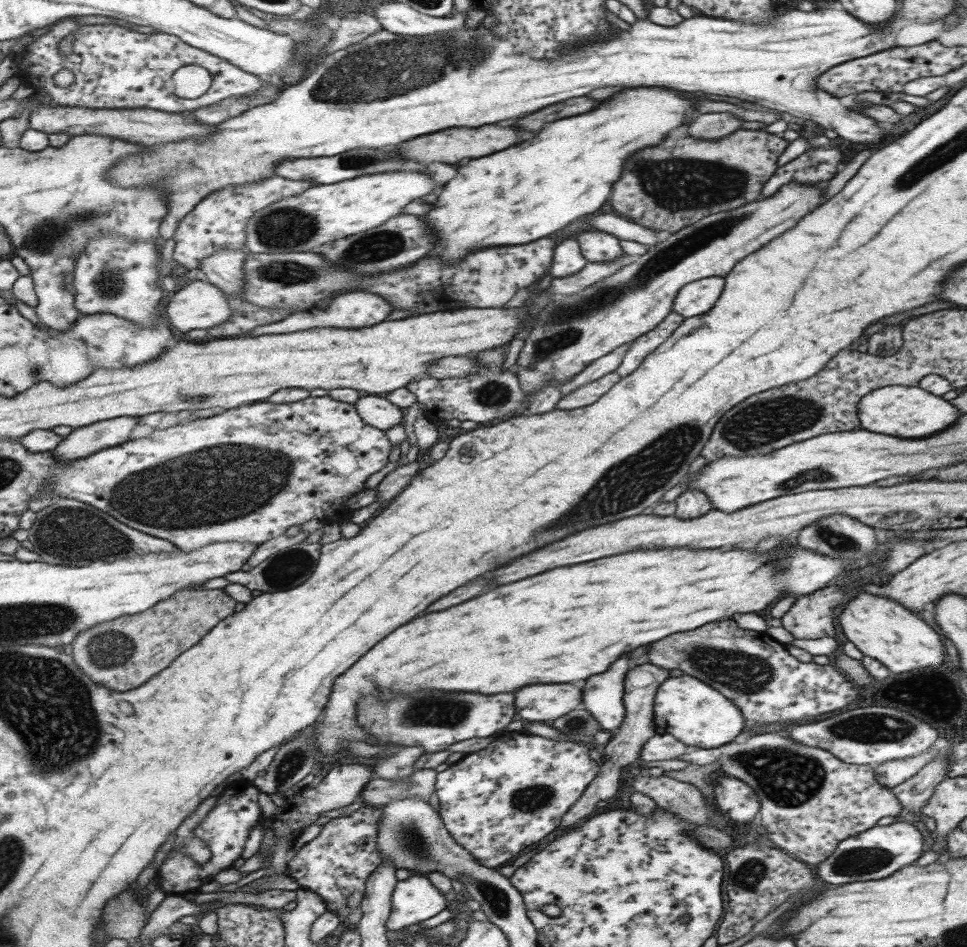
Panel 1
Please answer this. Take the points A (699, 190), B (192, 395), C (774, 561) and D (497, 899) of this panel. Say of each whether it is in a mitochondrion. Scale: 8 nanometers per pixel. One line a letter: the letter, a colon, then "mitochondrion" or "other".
A: mitochondrion
B: mitochondrion
C: other
D: mitochondrion

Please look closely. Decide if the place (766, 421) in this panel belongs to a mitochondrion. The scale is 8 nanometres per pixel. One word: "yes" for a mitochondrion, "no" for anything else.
yes

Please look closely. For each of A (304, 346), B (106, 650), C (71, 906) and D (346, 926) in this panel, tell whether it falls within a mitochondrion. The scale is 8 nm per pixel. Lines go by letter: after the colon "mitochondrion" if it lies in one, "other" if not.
A: other
B: mitochondrion
C: other
D: other

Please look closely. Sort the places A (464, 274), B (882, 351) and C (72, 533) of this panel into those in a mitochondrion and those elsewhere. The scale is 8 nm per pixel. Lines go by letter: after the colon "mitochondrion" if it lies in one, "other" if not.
A: other
B: other
C: mitochondrion

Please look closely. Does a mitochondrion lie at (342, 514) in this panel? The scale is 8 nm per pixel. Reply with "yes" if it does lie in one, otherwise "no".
no

